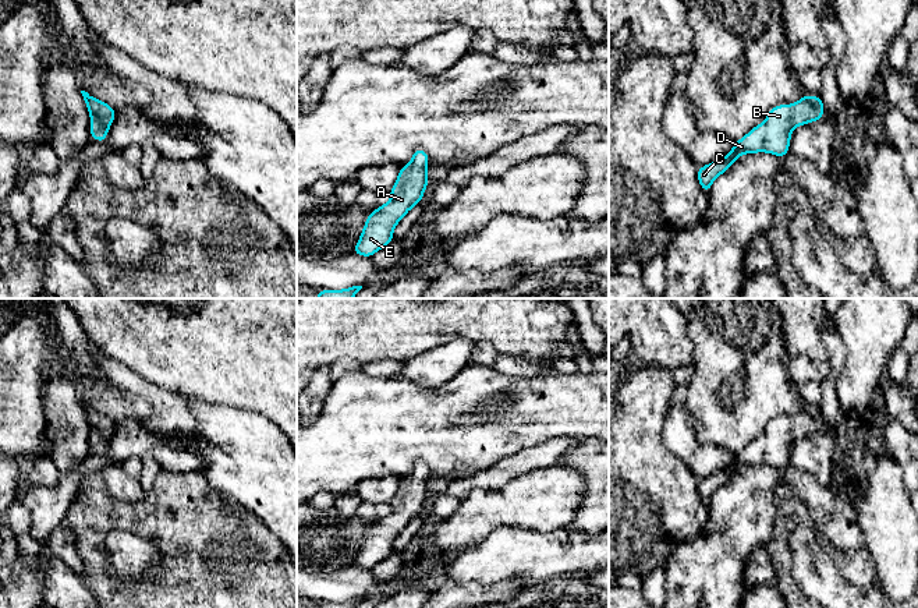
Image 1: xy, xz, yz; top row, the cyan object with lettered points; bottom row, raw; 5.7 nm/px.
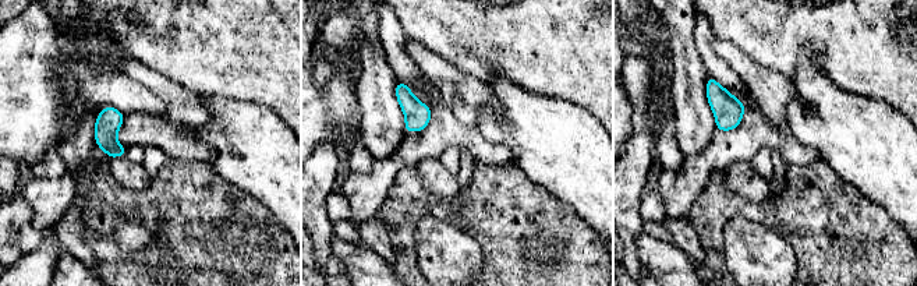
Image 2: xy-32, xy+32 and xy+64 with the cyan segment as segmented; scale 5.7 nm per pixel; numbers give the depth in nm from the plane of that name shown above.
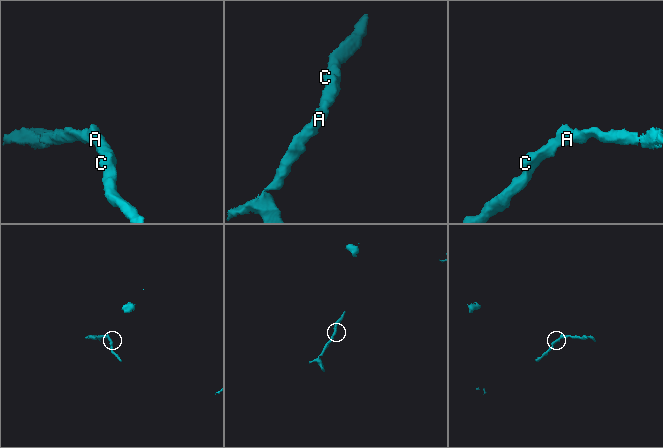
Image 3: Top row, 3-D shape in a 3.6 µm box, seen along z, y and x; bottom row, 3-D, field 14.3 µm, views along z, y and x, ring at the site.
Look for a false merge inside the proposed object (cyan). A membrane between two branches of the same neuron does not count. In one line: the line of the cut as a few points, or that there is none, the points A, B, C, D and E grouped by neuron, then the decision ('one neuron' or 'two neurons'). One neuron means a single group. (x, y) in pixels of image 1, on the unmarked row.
cut none; groups A B C D E; one neuron

